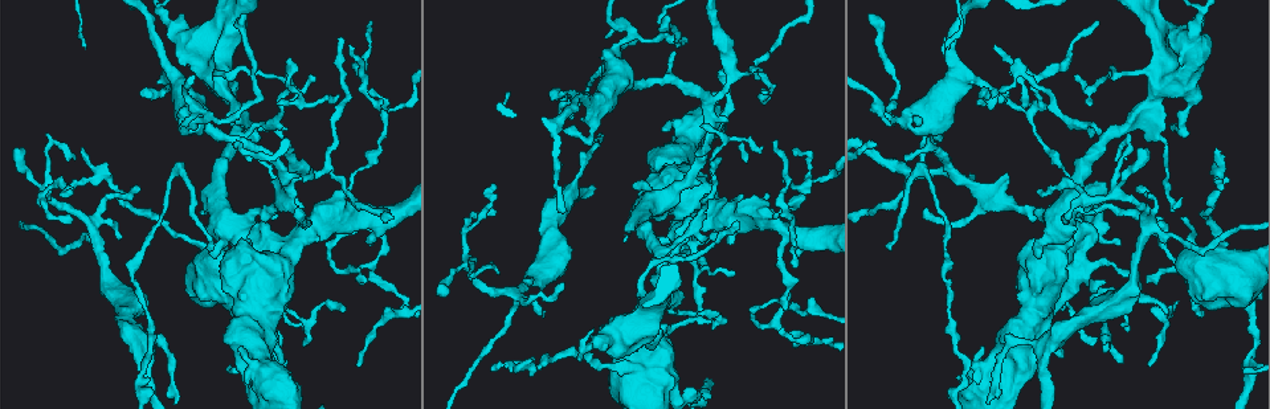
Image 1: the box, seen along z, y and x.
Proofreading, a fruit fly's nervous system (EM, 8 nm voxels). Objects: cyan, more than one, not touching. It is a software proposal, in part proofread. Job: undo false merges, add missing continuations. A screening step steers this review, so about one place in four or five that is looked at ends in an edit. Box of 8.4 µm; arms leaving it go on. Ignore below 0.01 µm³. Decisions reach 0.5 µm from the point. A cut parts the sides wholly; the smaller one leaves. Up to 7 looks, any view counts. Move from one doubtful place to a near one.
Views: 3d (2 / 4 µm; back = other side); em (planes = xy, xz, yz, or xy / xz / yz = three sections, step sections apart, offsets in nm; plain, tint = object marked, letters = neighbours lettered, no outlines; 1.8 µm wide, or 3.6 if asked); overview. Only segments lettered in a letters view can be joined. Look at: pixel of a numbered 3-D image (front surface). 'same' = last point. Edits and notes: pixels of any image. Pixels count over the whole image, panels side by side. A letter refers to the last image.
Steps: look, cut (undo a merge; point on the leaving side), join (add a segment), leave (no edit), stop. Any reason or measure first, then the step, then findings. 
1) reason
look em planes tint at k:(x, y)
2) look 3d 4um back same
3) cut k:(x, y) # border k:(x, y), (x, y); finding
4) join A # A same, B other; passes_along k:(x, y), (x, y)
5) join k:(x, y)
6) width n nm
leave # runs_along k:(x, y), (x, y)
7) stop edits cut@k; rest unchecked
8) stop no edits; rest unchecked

abrupt turn
look 3d 4um at 1:(656, 365)

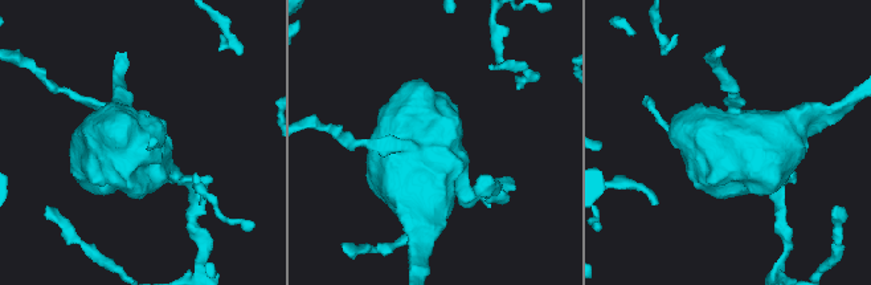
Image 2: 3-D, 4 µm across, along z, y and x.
look em 3.6um xy step 16 tint at 2:(436, 144)

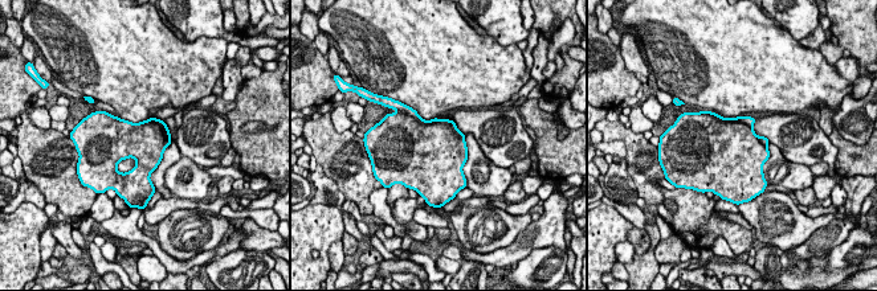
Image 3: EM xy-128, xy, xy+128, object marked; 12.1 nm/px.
another direction
look em 3.6um planes letters same

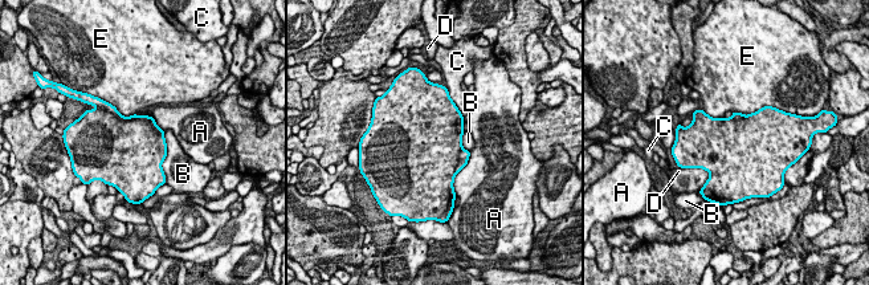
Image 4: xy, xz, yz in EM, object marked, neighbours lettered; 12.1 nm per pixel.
cut 4:(98, 102) # A other, B other, C other, D other, E other; border 4:(103, 109), (127, 121); two neurons meet here

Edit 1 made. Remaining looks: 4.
calibre changes
look 3d 2um at 1:(1182, 120)

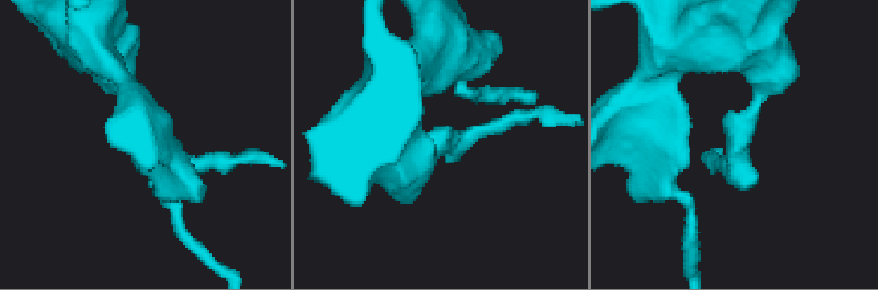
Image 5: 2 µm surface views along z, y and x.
look em 3.6um planes letters at 5:(739, 140)

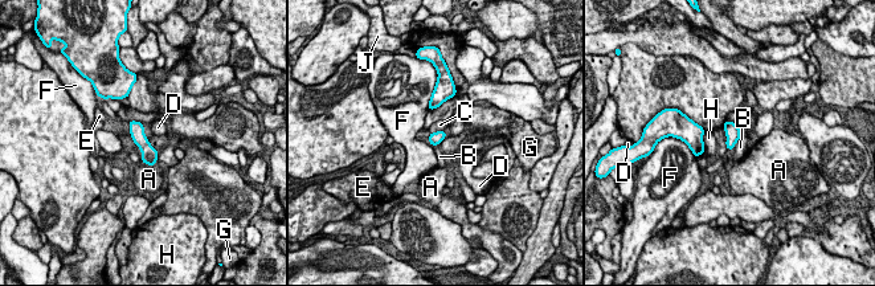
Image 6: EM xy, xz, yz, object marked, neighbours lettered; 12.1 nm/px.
longest_contact H 360 nm
leave # A other, B other, C other, D other, E other, F other, G other, H other, J other; one neuron here

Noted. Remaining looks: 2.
calibre changes
look em 3.6um planes tint at 1:(1055, 254)

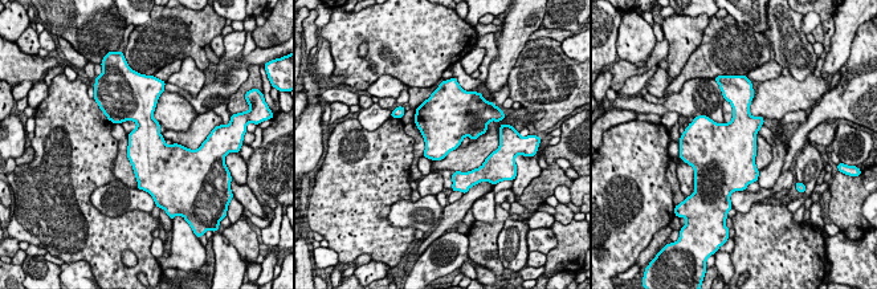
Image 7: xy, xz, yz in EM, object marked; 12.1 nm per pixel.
see the neighbours
look em 3.6um planes letters same

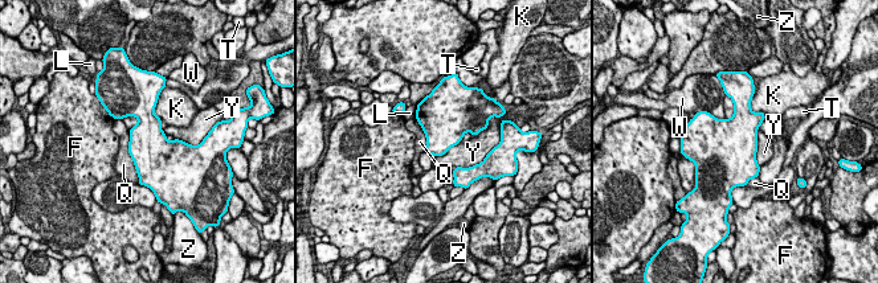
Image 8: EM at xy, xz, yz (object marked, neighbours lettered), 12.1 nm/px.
width 500 nm
leave # F other, K other, L other, Q other, T other, W other, Y other, Z other; border 8:(758, 128), (756, 164), (759, 167); one neuron here

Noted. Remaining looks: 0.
stop edits cut@4; rest unchecked

